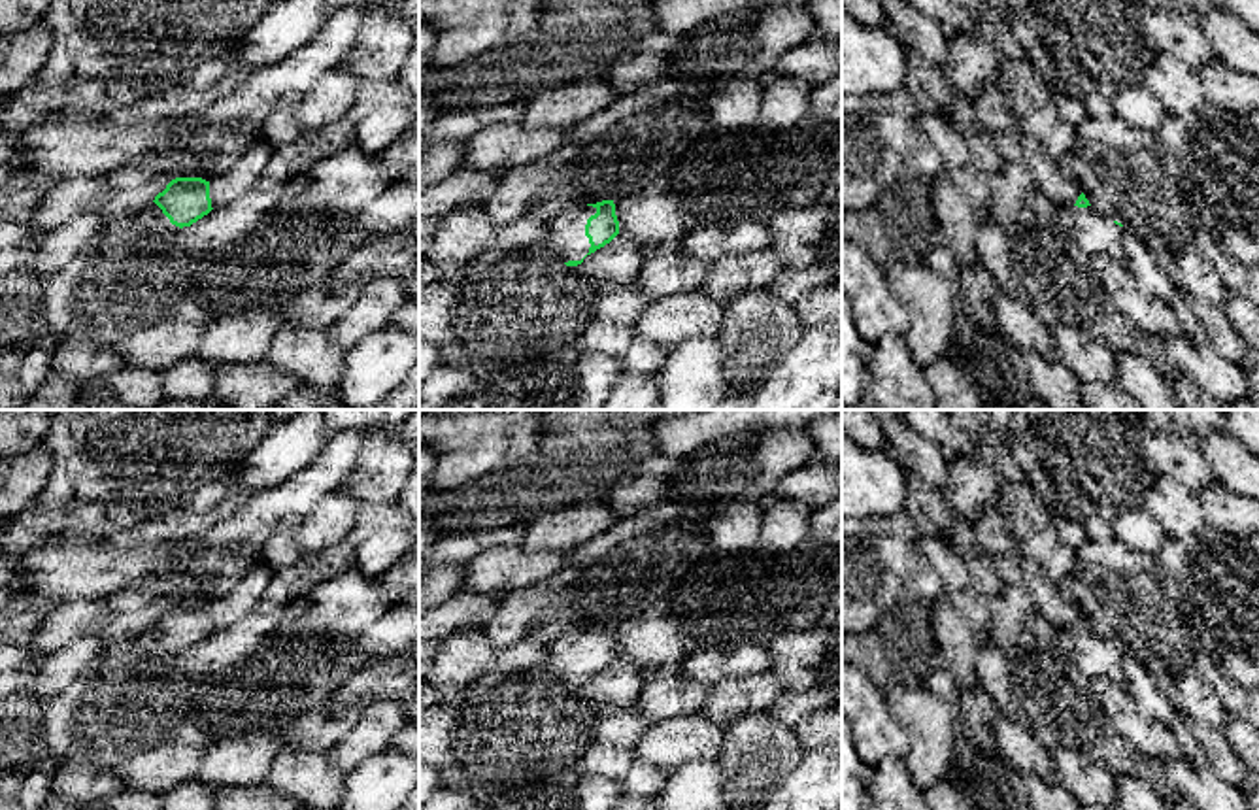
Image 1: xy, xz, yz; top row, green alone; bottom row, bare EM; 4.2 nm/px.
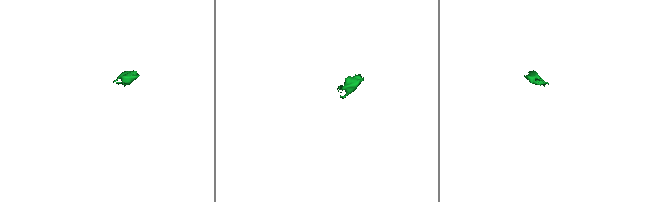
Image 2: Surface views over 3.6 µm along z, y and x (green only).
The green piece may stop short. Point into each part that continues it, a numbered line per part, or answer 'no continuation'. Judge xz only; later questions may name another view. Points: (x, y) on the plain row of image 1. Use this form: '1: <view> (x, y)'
1: xz (565, 661)

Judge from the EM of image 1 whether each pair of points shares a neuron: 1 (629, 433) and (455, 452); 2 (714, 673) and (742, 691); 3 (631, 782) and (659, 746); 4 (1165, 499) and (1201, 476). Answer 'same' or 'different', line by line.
1: different
2: different
3: different
4: different

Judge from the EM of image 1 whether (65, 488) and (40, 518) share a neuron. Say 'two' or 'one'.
two

